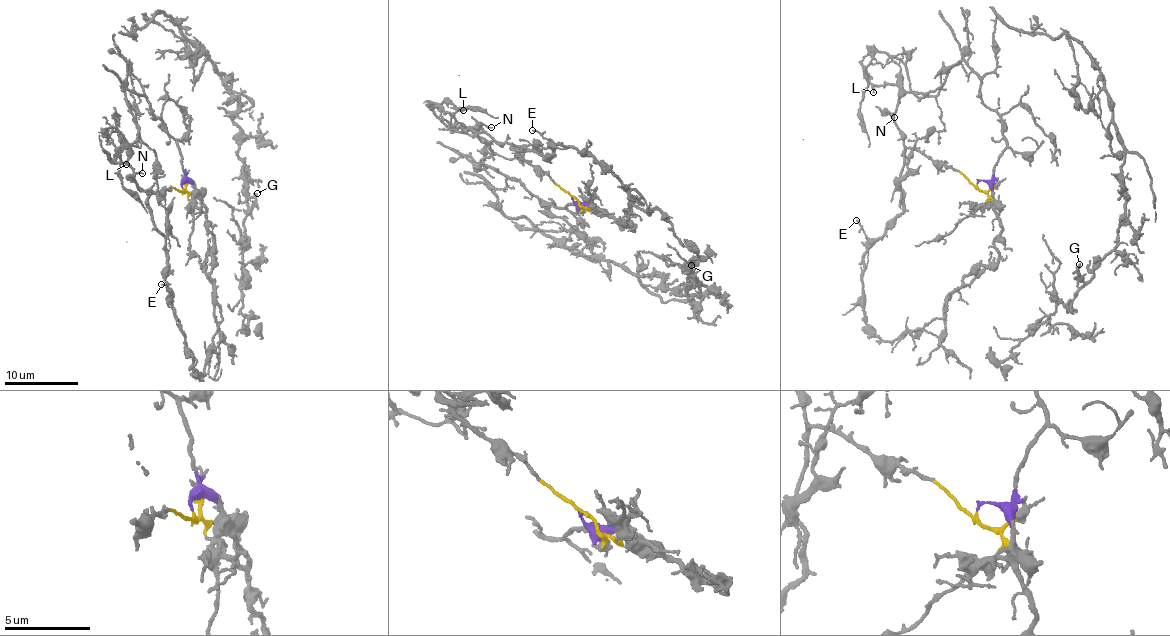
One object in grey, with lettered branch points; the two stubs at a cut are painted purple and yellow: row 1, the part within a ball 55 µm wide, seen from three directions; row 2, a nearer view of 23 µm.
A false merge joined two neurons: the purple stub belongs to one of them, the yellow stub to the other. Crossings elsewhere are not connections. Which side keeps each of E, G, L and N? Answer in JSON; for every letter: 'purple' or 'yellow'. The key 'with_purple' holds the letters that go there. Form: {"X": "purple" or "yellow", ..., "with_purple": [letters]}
{"E": "yellow", "G": "purple", "L": "yellow", "N": "yellow", "with_purple": ["G"]}

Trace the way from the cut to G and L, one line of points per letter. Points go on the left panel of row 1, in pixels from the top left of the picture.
G: (182, 189), (180, 153), (113, 35), (136, 36), (159, 10), (237, 102), (246, 211), (257, 193)
L: (182, 189), (148, 194), (135, 179), (135, 172), (127, 160), (127, 150), (123, 149), (115, 161), (127, 165)

